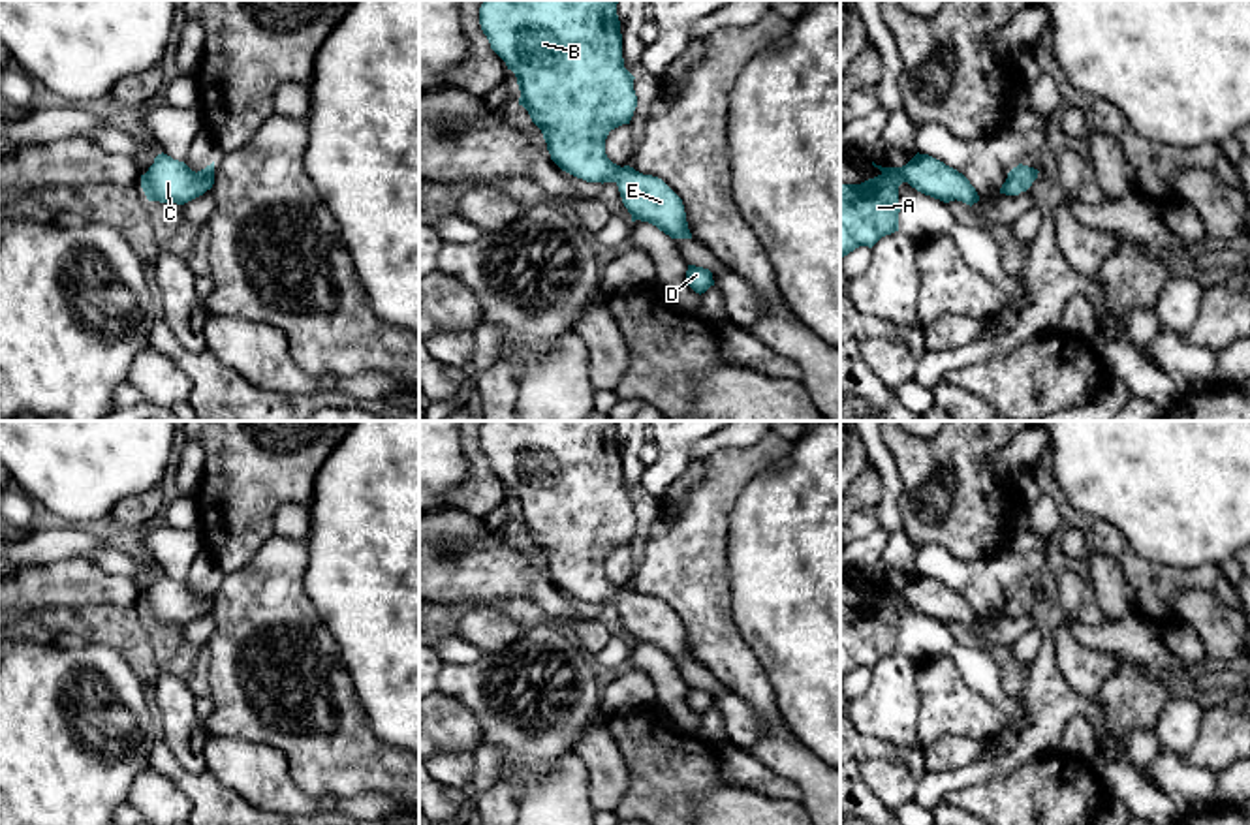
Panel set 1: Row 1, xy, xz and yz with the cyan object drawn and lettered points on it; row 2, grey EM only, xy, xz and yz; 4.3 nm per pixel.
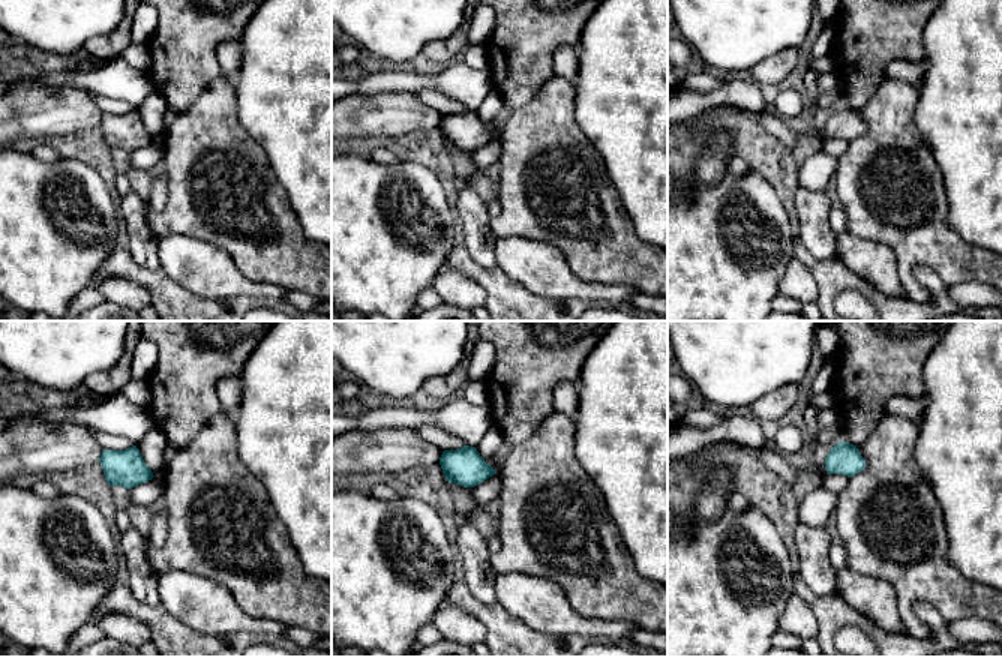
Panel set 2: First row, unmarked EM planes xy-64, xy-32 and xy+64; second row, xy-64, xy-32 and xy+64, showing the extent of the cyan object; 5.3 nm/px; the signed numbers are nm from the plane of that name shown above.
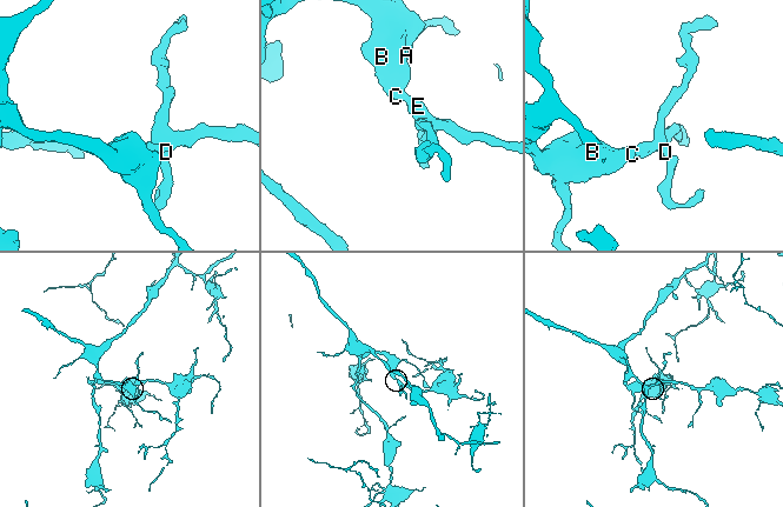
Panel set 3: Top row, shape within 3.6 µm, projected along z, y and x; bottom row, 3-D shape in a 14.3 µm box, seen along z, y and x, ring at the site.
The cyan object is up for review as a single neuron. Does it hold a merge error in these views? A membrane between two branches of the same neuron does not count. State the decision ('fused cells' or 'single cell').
single cell

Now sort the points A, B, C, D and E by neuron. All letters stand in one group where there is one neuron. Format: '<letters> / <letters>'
A B C D E

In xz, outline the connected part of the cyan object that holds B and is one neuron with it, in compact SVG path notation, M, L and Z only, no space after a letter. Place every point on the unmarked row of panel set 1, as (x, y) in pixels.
M485 421L479 428L479 445L491 470L515 494L521 511L519 526L541 551L551 581L586 603L615 603L632 643L648 643L671 660L692 660L682 620L662 599L643 596L630 586L620 588L605 575L609 553L630 545L637 528L635 498L624 489L617 425L618 421Z

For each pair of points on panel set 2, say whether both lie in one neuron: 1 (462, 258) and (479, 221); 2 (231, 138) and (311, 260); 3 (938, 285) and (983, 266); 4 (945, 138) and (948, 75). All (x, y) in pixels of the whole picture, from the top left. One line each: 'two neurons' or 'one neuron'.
1: two neurons
2: one neuron
3: two neurons
4: one neuron

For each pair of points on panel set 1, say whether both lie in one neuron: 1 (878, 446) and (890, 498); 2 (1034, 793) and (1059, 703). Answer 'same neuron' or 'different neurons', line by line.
1: same neuron
2: different neurons

